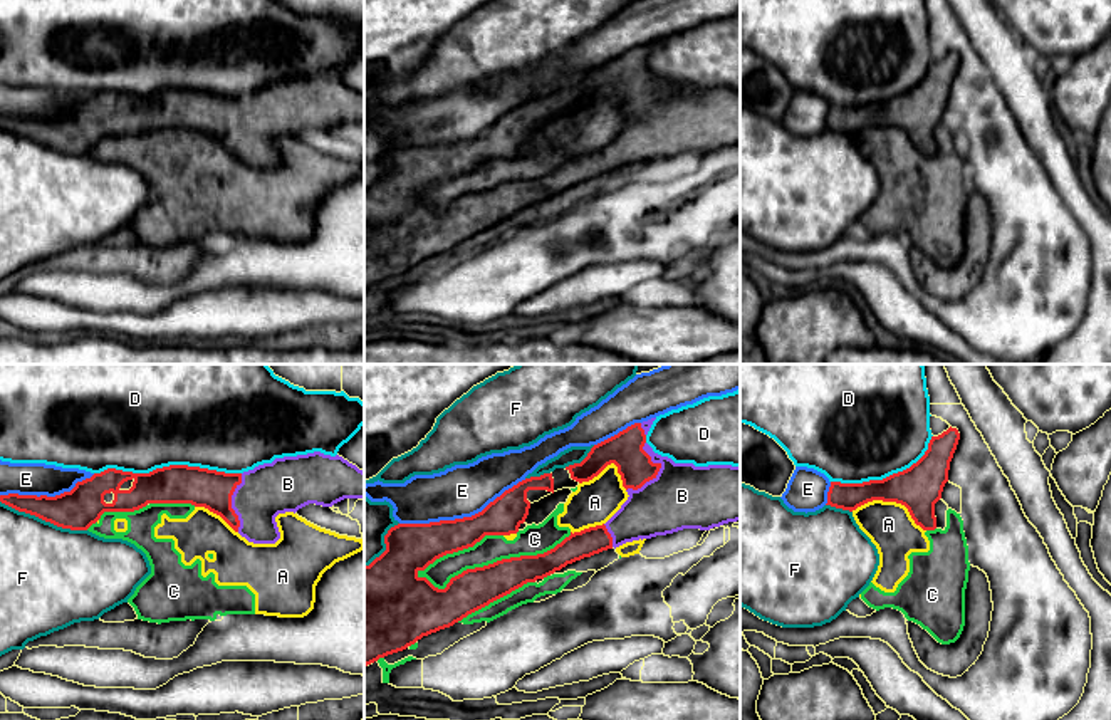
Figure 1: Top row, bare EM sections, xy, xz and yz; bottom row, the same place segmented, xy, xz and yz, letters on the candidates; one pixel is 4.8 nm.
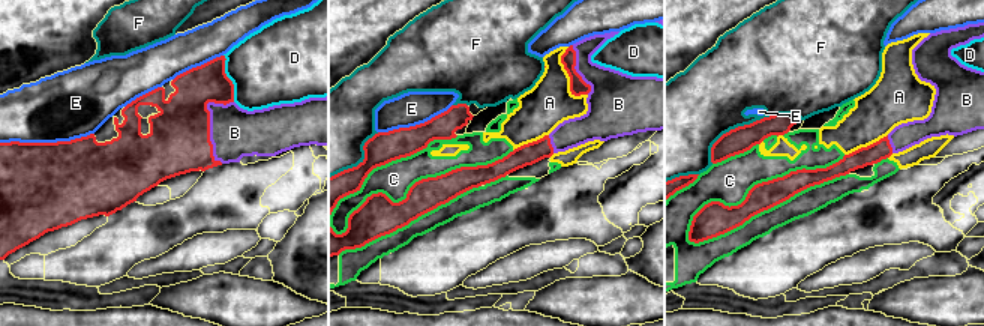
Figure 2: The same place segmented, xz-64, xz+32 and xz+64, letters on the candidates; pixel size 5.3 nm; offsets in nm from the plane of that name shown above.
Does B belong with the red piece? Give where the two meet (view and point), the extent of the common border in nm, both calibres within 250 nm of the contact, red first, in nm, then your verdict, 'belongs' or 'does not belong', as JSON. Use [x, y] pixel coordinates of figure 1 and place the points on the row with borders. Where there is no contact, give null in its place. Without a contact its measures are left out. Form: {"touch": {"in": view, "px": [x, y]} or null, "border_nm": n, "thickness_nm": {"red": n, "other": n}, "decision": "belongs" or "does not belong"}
{"touch": {"in": "xz", "px": [658, 470]}, "border_nm": 260, "thickness_nm": {"red": 170, "other": 320}, "decision": "belongs"}

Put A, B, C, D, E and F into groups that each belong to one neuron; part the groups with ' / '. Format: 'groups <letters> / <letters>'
groups A C / B / D / E / F

